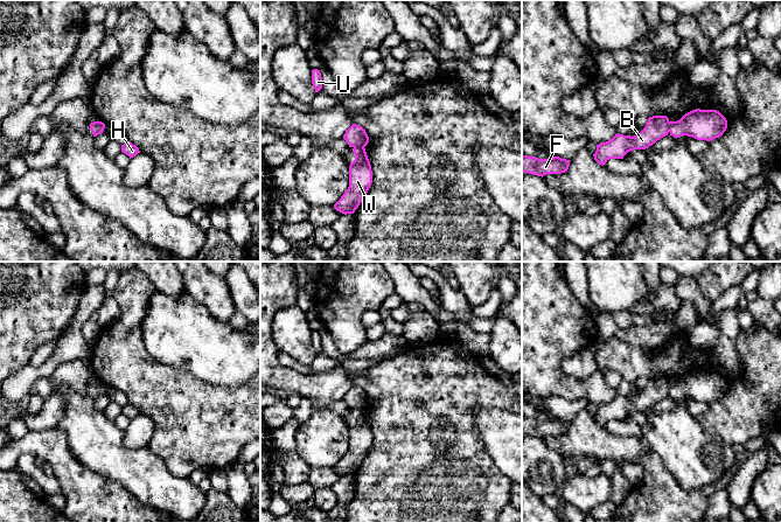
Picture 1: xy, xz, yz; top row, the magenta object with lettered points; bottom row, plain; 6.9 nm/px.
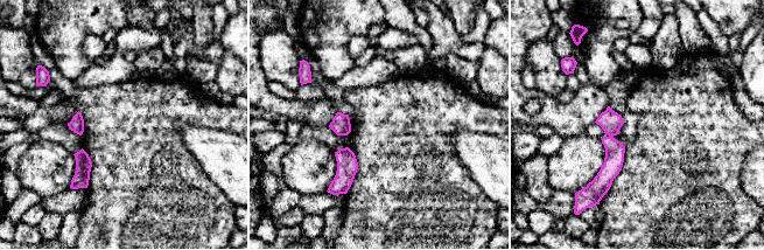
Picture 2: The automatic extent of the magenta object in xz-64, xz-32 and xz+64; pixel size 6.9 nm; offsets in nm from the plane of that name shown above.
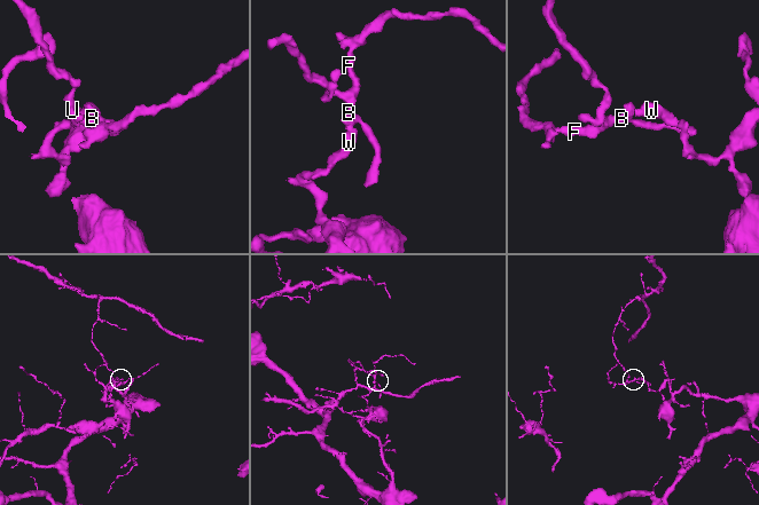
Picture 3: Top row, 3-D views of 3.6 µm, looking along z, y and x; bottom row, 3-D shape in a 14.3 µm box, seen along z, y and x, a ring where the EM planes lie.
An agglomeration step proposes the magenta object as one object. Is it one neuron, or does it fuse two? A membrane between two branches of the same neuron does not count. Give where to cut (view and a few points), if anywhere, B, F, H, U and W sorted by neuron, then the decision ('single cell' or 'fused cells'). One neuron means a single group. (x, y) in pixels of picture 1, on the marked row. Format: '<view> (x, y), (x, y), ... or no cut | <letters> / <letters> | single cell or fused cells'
xz (354, 146), (363, 147) | B F H U / W | fused cells

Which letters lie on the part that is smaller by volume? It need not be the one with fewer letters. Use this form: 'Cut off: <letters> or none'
Cut off: B, F, H, U

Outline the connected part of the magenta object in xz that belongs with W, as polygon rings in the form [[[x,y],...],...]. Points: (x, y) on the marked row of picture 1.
[[[354,147],[355,160],[349,166],[349,187],[334,204],[347,215],[354,214],[372,183],[372,170],[364,147]]]

